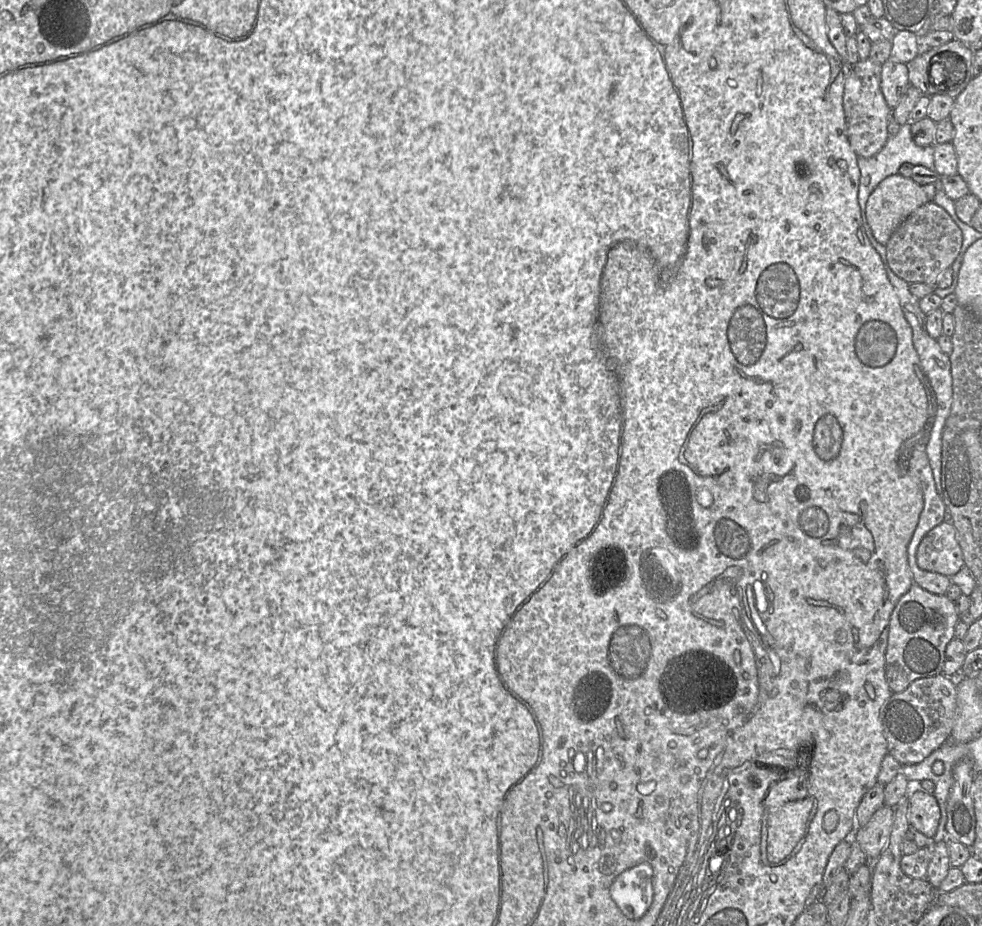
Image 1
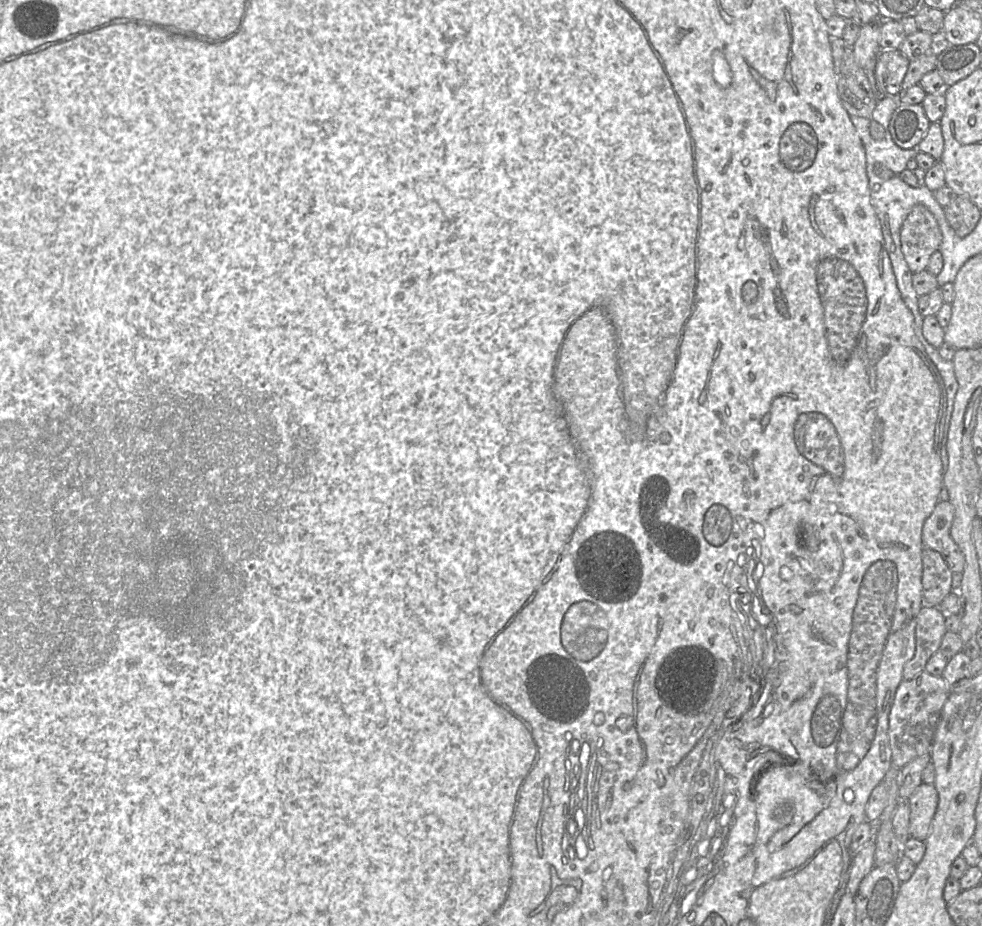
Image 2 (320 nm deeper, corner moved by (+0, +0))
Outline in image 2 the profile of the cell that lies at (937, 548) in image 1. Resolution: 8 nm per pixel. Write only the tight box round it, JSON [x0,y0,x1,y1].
[922,501,965,573]

